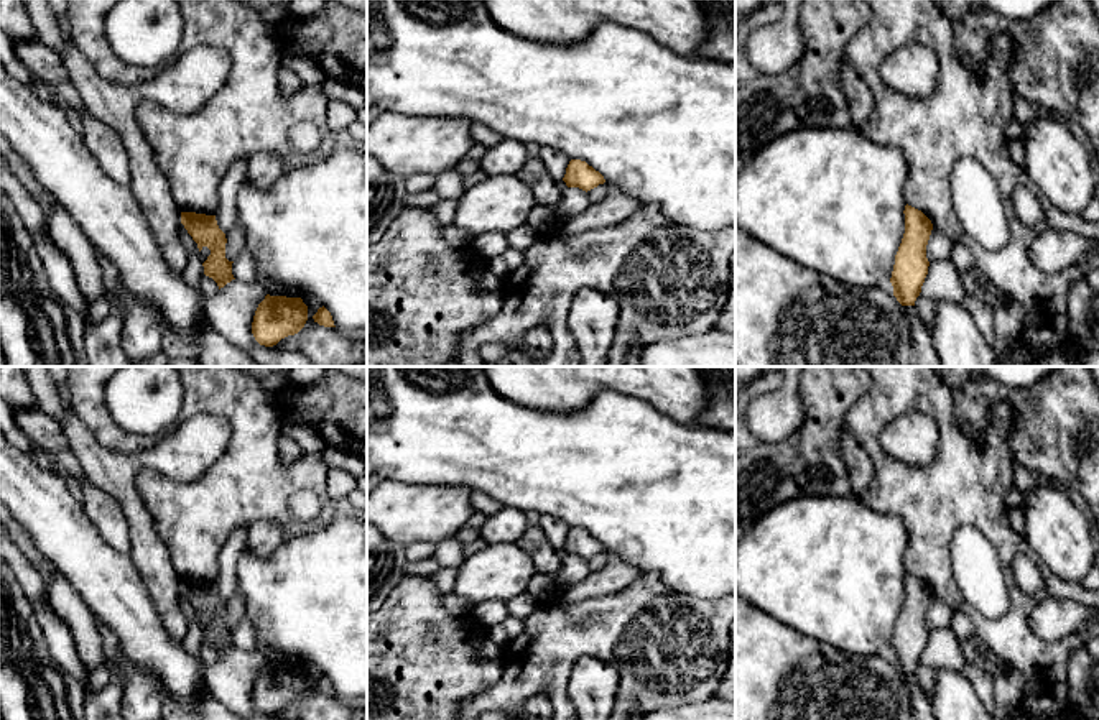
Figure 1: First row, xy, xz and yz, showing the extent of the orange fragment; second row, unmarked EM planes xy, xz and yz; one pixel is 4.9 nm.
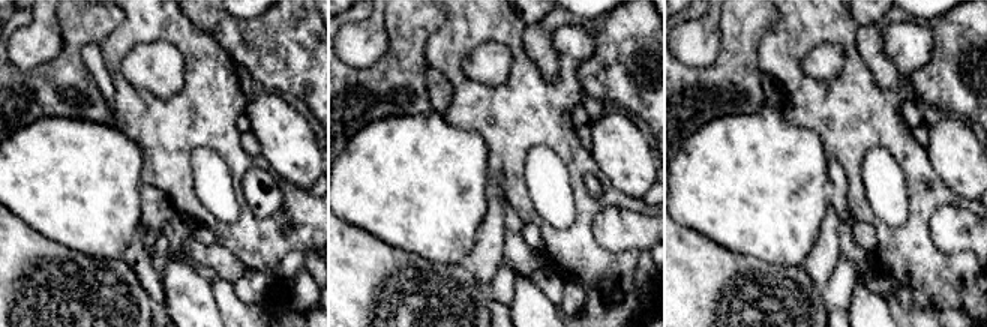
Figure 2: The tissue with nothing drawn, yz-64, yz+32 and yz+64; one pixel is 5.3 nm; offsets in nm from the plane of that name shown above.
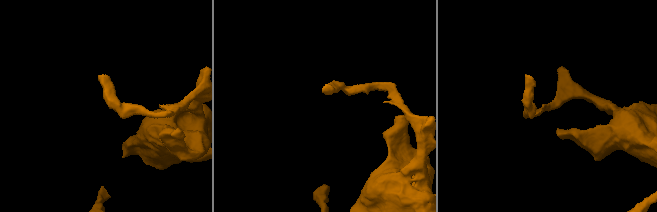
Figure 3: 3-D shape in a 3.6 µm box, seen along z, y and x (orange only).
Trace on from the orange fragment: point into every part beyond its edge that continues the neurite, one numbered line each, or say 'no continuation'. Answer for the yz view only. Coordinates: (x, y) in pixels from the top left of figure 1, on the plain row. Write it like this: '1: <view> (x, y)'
no continuation

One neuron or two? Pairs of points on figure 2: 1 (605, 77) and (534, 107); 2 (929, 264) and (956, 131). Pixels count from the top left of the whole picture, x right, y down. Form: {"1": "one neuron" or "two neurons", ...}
{"1": "two neurons", "2": "two neurons"}

